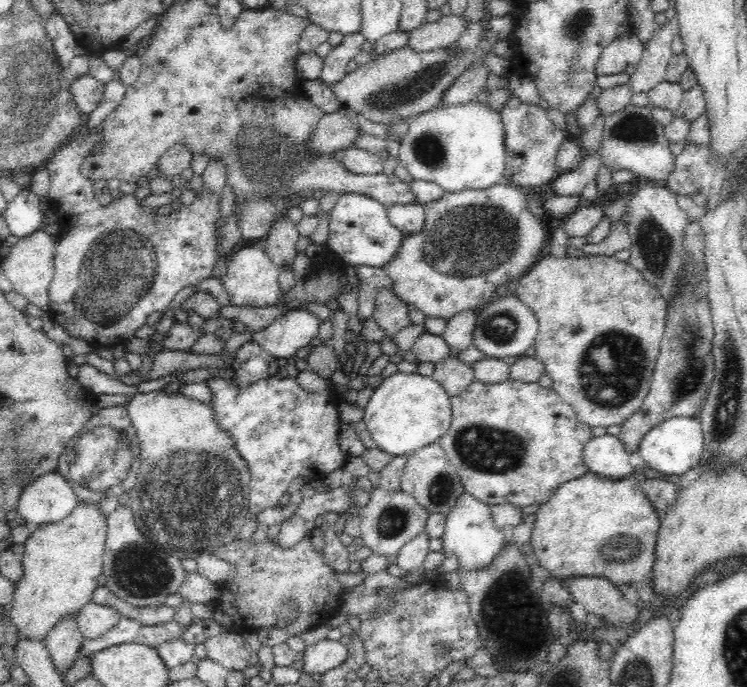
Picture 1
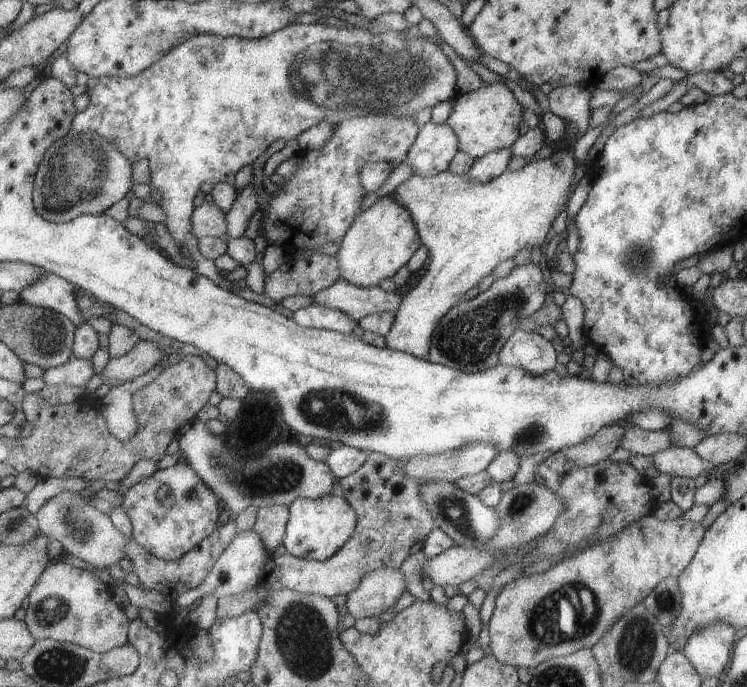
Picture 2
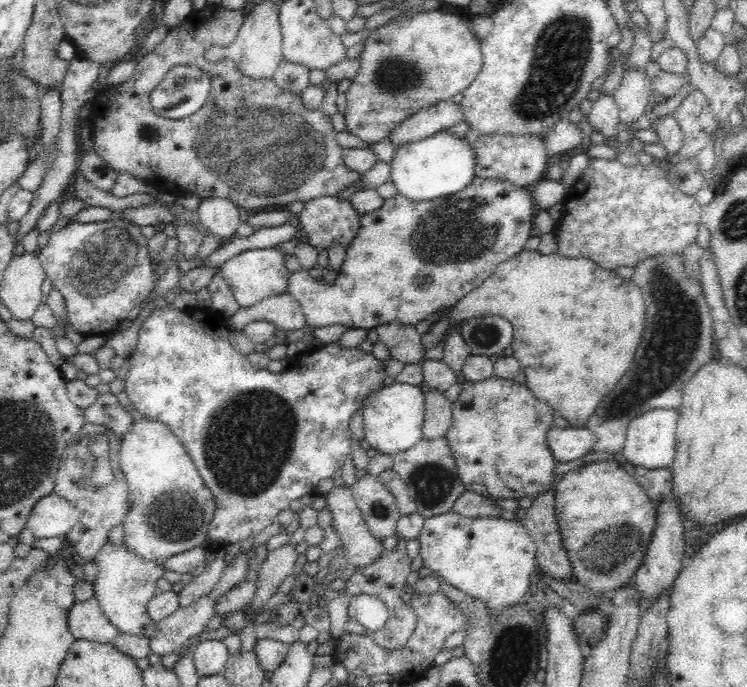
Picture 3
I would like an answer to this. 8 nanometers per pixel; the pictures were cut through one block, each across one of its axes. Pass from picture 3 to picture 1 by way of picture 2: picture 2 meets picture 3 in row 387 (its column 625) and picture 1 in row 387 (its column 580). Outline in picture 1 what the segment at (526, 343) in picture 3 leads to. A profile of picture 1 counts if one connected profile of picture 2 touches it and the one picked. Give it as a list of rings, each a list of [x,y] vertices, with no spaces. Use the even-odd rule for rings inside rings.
[[[548,251],[547,256],[543,256],[532,265],[532,268],[519,279],[514,280],[510,292],[516,295],[520,302],[523,302],[538,319],[538,334],[534,340],[535,357],[544,364],[546,375],[552,379],[552,388],[558,396],[575,410],[576,416],[590,427],[608,427],[612,424],[621,425],[627,418],[630,418],[637,410],[640,410],[643,400],[648,394],[654,375],[656,358],[661,352],[662,334],[665,332],[665,319],[667,316],[667,301],[660,296],[660,292],[632,266],[630,262],[620,261],[615,256],[606,255],[582,255],[579,258],[571,258],[567,255],[564,258],[554,257]]]

